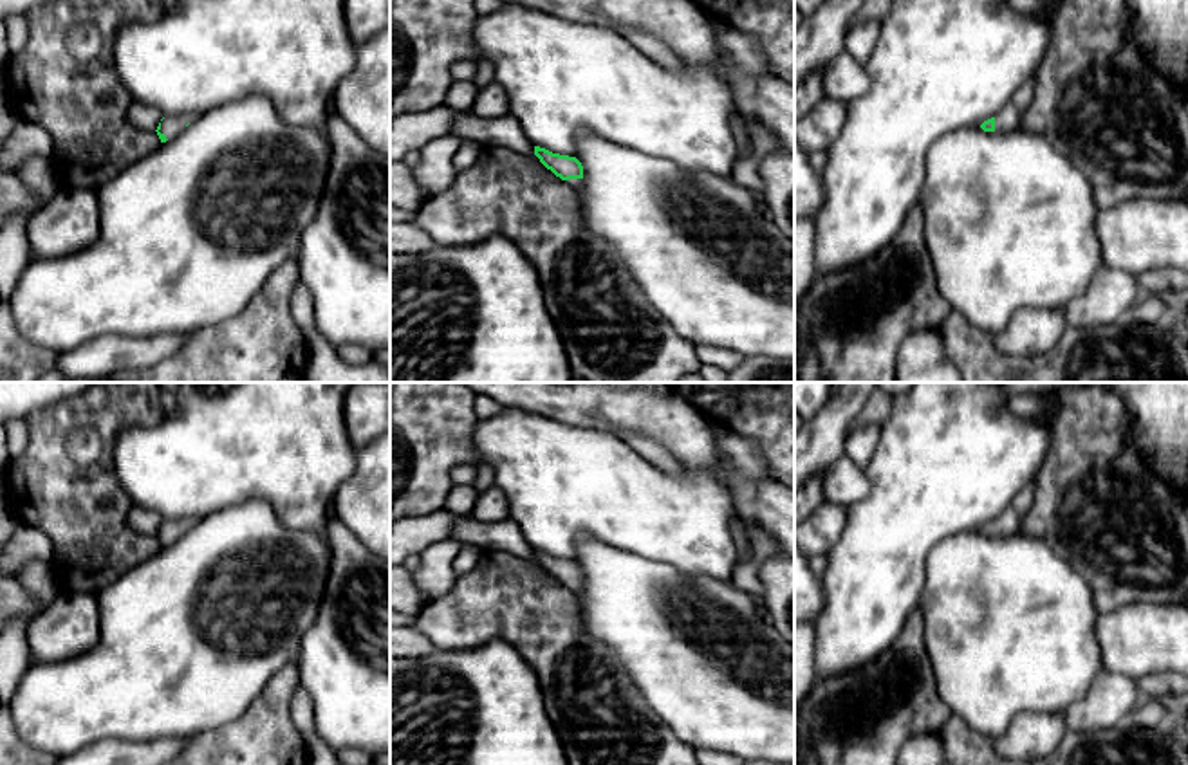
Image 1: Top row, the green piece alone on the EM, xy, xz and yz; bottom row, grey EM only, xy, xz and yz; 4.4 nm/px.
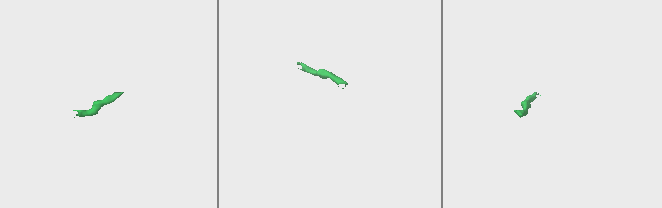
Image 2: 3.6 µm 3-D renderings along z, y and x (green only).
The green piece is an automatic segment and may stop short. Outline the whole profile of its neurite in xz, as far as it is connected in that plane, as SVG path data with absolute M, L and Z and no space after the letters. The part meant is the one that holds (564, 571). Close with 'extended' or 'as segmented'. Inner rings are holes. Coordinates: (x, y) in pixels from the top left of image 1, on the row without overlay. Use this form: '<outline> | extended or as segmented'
M534 550L534 559L547 574L551 574L562 585L565 585L572 594L578 595L581 592L583 570L576 561L552 558L540 550Z | extended

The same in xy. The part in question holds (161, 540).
M199 518L162 521L155 534L161 547L166 547L166 545L177 541L197 520Z | extended

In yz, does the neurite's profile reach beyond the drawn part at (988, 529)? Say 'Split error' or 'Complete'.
Split error

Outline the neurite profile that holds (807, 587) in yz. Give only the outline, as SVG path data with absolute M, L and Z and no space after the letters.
M794 541L794 622L814 624L823 610L823 583Z

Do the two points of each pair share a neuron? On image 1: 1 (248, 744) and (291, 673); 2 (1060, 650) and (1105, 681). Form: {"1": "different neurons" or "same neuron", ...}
{"1": "same neuron", "2": "different neurons"}

